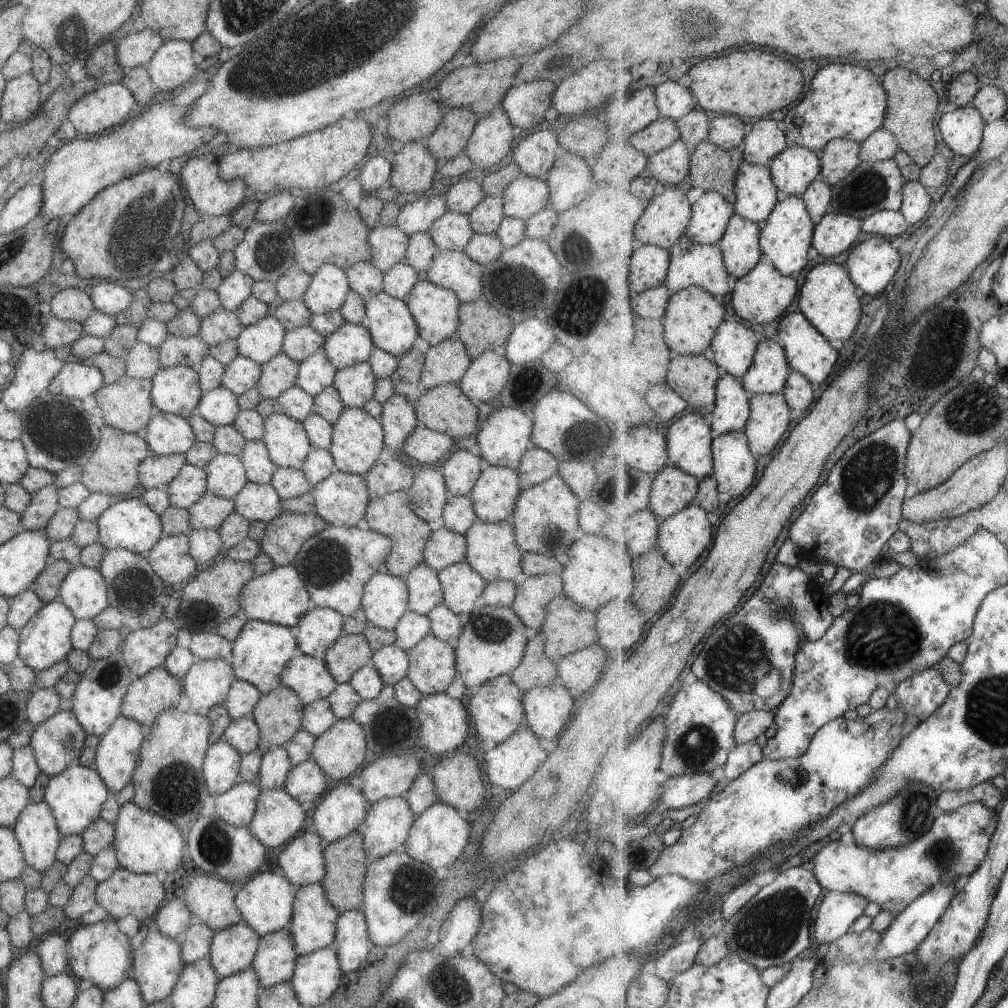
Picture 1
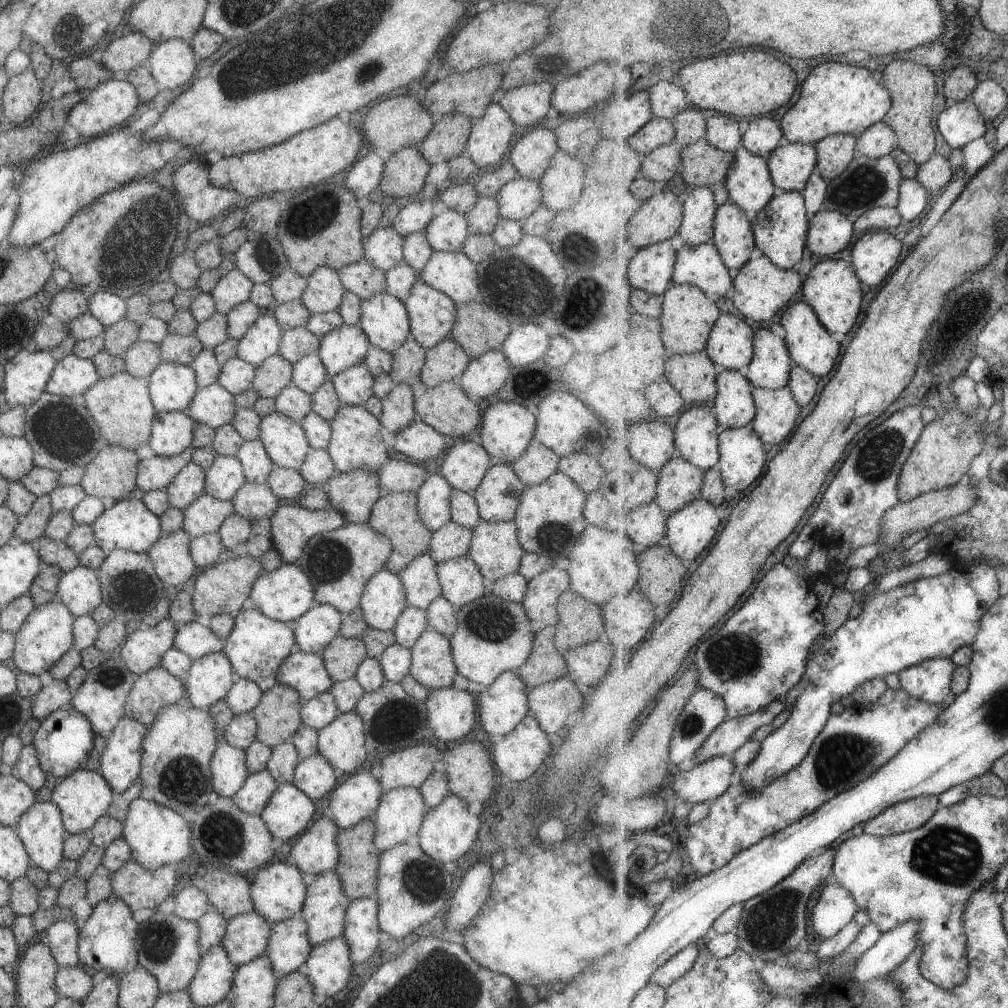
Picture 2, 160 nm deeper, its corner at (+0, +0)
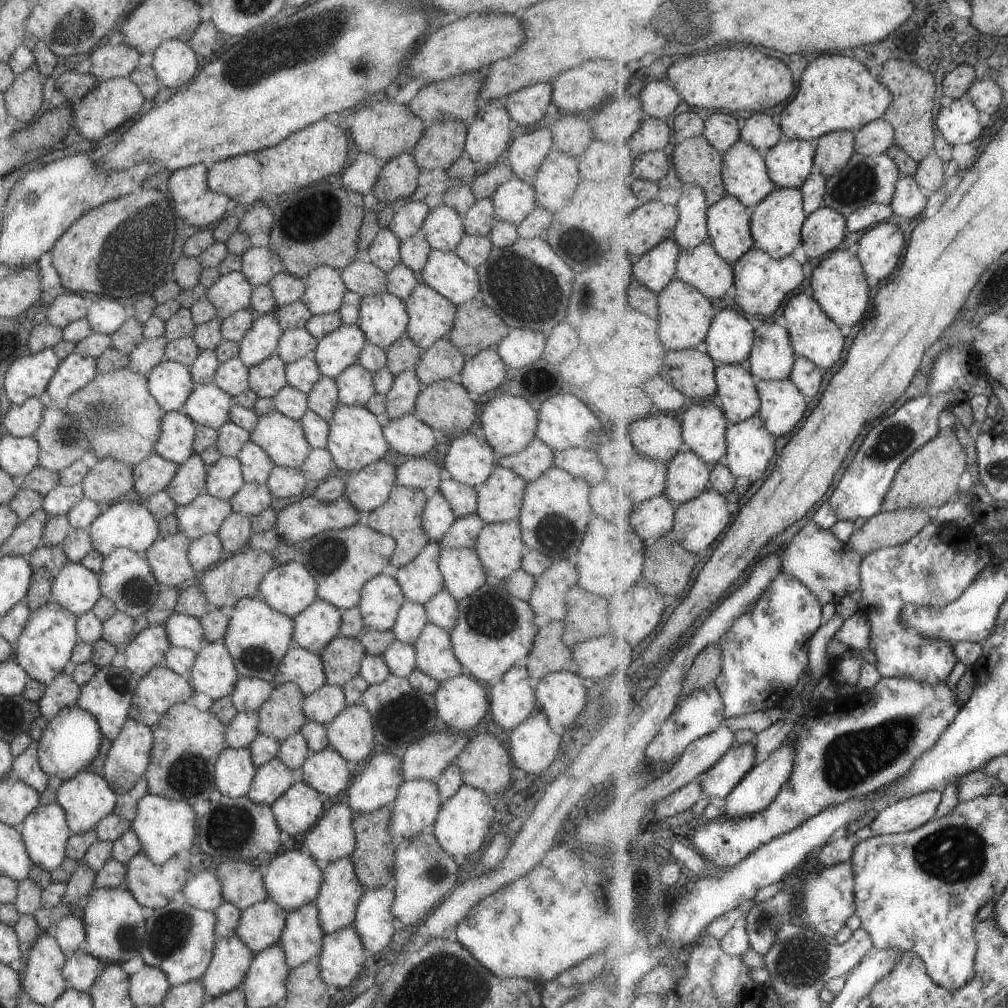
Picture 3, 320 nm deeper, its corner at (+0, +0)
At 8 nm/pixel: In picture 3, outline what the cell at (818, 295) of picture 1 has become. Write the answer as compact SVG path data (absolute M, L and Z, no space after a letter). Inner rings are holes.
M849 249L833 251L822 258L810 276L810 292L824 308L827 316L838 325L859 324L865 320L869 302L871 302L871 286L867 282L864 264L854 252Z

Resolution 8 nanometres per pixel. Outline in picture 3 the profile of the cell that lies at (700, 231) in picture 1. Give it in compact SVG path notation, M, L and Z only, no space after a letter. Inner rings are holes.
M682 185L677 207L680 211L680 218L672 234L673 239L678 241L681 248L695 248L709 240L708 210L710 204L704 189L697 185Z

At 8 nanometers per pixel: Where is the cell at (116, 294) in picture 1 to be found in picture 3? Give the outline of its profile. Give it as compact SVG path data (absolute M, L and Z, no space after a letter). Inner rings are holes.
M100 297L91 301L84 317L93 333L110 335L125 321L123 308L115 299Z

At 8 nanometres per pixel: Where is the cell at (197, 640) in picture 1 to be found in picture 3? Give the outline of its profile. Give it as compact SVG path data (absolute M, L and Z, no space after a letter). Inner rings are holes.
M173 611L163 622L170 646L188 648L195 652L197 644L204 640L198 618Z

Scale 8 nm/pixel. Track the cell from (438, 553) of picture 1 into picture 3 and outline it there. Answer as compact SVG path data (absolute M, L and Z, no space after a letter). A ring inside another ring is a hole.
M474 512L471 515L456 518L437 544L440 548L472 549L478 532L484 524Z

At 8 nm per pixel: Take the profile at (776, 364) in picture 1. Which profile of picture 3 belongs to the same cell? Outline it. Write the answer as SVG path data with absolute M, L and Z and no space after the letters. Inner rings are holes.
M772 321L756 328L752 355L747 366L757 379L786 379L792 375L796 363L796 349L789 331Z

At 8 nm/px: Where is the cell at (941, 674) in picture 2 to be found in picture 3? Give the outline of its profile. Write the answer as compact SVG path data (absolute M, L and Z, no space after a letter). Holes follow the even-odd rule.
M933 517L925 525L925 528L916 534L908 543L881 549L867 555L862 560L861 590L858 596L859 610L866 614L871 625L871 650L876 657L876 665L883 677L913 677L918 681L931 684L939 684L949 680L955 664L959 662L954 646L941 639L930 639L923 636L916 628L906 627L901 620L902 608L911 601L916 601L922 607L944 609L946 605L957 600L969 588L970 584L993 561L991 548L983 542L969 542L965 544L963 539L954 539L945 534L943 526L937 524Z

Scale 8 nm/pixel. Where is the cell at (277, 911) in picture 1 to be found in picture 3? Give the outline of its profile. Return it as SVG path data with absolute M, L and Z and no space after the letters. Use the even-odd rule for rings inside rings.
M297 846L293 850L274 855L268 861L262 876L262 885L266 890L266 898L289 912L312 902L321 884L321 875L322 870L317 863Z

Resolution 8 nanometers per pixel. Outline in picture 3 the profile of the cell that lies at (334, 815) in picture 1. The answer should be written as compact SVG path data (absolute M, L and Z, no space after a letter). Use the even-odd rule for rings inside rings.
M379 752L375 756L371 756L365 762L361 772L355 774L355 778L351 780L351 784L347 785L347 807L354 813L368 813L372 810L389 806L396 797L397 787L403 782L402 772L400 769L399 756L387 754L387 752Z

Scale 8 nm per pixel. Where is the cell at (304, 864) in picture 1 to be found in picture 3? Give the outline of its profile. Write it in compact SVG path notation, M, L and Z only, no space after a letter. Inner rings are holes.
M345 804L323 810L318 821L298 839L300 851L309 855L323 870L326 864L349 856L355 839L351 828L354 812Z

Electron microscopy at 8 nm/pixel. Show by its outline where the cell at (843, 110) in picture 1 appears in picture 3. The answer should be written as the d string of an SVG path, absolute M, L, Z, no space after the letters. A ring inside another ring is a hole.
M823 54L809 62L802 73L800 91L780 114L783 137L816 142L820 136L835 131L857 132L883 118L892 102L892 91L873 77L863 62L849 56Z

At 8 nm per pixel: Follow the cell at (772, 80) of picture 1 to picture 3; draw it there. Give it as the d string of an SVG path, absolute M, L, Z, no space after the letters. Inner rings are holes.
M743 46L743 48L723 48L723 50L717 50L717 52L705 52L705 54L697 54L697 56L688 56L683 58L681 61L676 61L671 68L669 68L669 74L667 74L669 84L673 85L682 96L686 107L701 108L701 110L724 110L724 112L741 112L744 110L746 113L759 113L767 112L771 108L775 108L777 104L783 104L791 98L791 94L795 92L795 80L793 80L793 74L791 70L773 56L767 56L763 50L755 48L755 46Z

